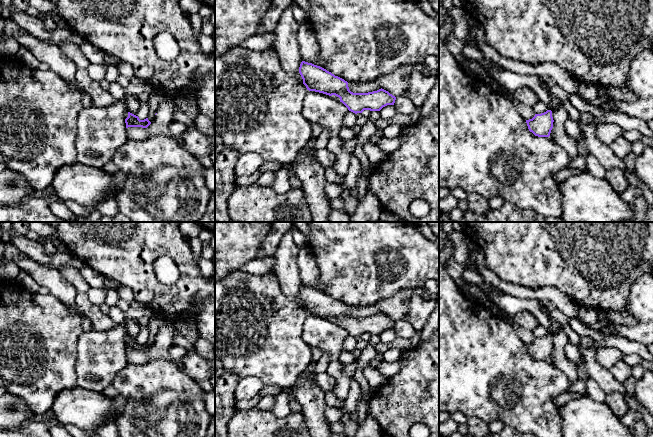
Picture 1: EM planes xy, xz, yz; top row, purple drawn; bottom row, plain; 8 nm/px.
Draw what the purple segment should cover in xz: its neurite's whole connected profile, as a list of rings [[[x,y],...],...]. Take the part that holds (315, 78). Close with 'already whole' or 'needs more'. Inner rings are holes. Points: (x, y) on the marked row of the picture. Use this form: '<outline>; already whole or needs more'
[[[305,61],[301,62],[299,73],[307,90],[329,96],[335,95],[349,111],[355,114],[364,110],[380,111],[387,105],[394,105],[396,100],[395,96],[382,88],[368,93],[353,93],[349,90],[347,81]]]; already whole

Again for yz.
[[[551,110],[535,114],[532,119],[526,120],[529,131],[538,137],[549,137],[553,128],[553,122]]]; already whole

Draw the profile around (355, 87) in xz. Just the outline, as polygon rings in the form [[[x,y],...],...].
[[[348,82],[348,87],[349,90],[353,93],[368,93],[381,89],[381,87],[379,87],[374,82],[367,83]]]

